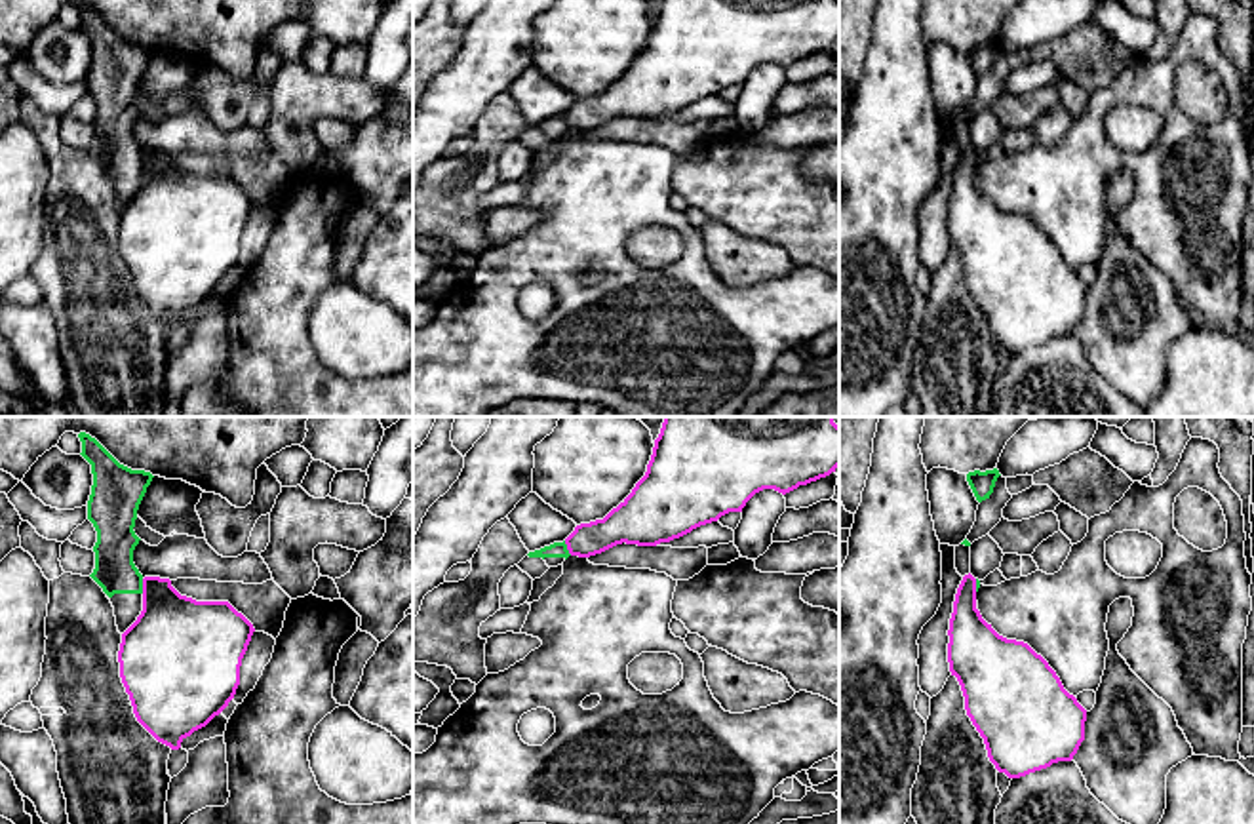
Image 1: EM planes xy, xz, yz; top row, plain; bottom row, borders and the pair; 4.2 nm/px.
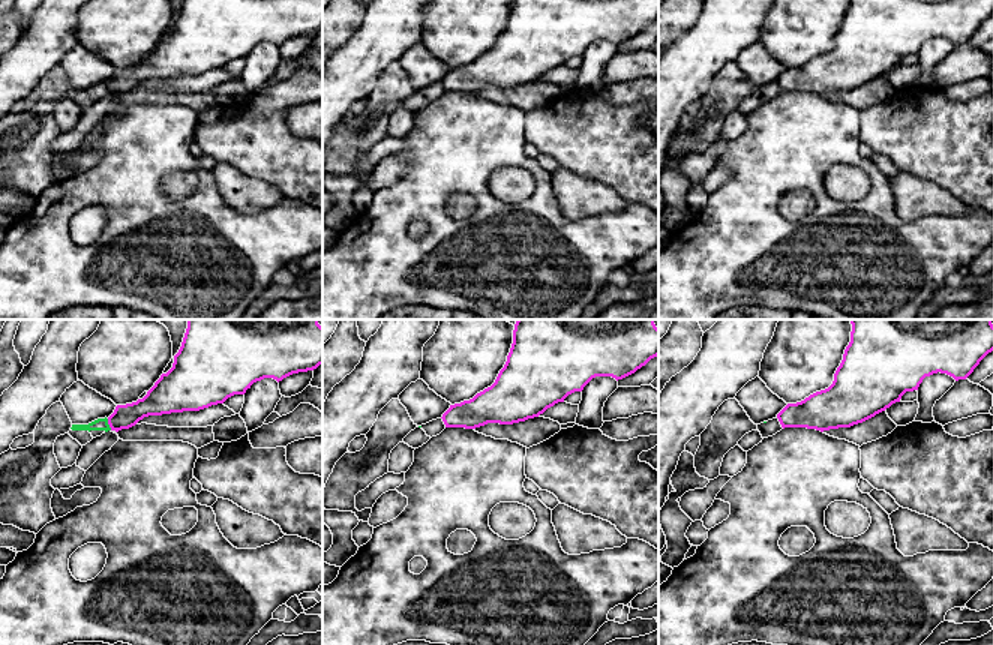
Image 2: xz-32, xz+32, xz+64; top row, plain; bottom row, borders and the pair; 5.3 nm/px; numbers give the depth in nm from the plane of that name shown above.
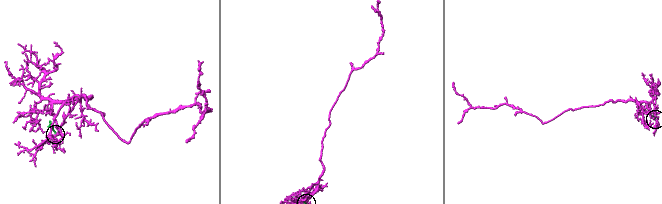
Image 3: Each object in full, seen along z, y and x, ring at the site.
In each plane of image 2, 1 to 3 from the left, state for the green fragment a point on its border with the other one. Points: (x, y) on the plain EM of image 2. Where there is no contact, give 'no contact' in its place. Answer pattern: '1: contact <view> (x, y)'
1: contact xz-32 (108, 87)
2: no contact
3: no contact

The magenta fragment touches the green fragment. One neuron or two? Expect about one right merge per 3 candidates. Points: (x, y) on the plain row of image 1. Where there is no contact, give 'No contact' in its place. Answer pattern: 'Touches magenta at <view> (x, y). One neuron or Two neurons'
Touches magenta at xy (143, 160). Two neurons

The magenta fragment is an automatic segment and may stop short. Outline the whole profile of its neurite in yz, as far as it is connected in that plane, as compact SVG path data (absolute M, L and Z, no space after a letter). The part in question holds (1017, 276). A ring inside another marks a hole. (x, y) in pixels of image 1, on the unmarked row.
M963 150L950 192L948 236L957 251L965 284L984 312L988 331L999 346L1020 352L1071 335L1085 314L1087 284L1069 268L1048 236L1028 217L1007 213L976 183L976 152Z

